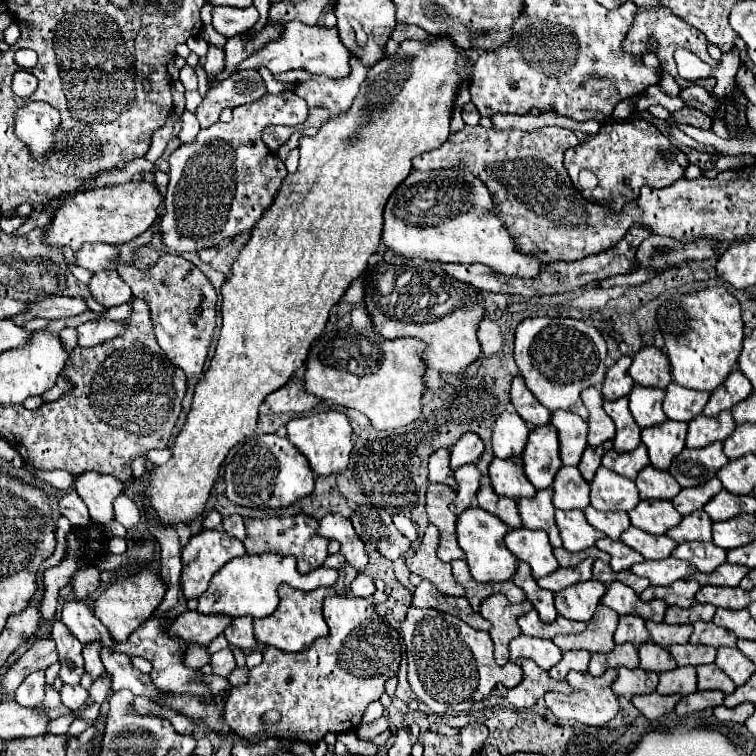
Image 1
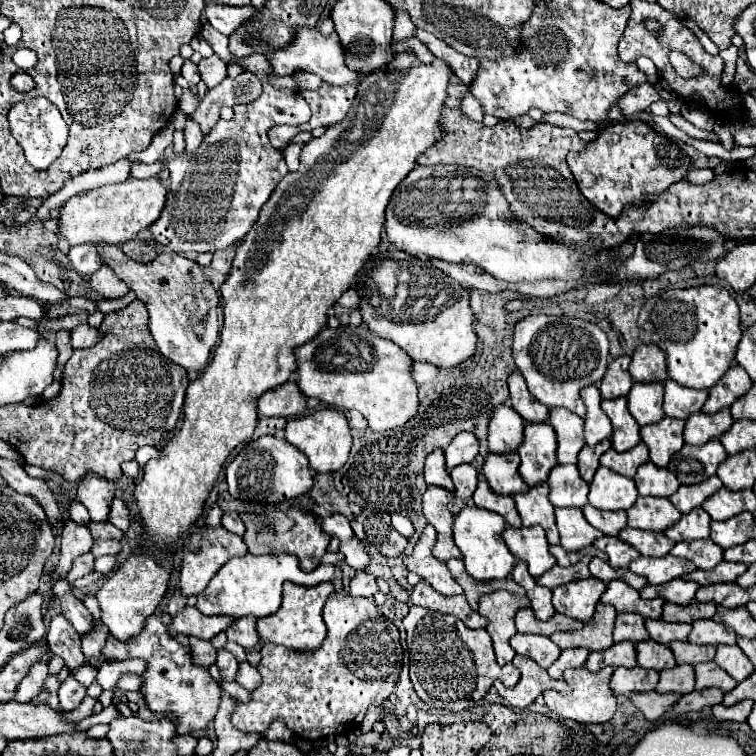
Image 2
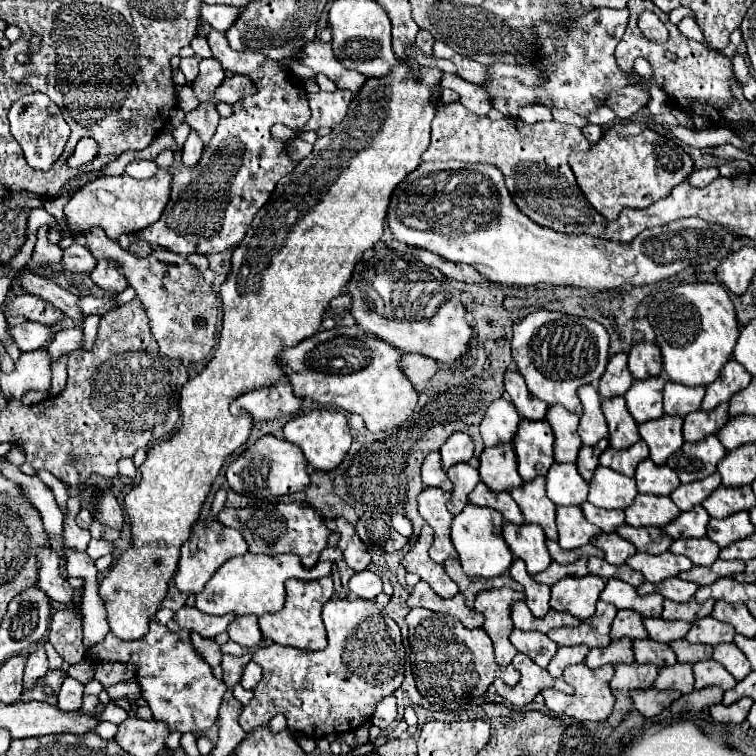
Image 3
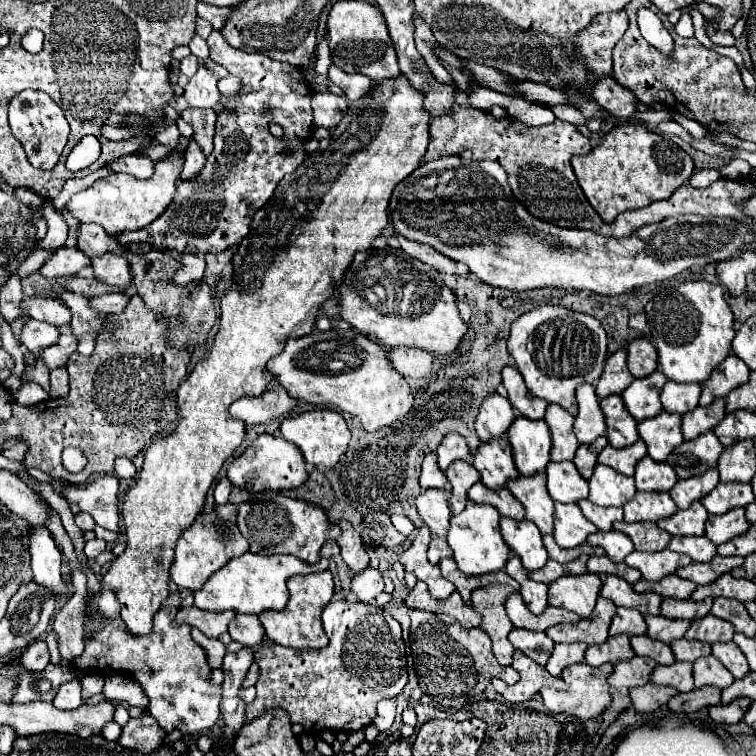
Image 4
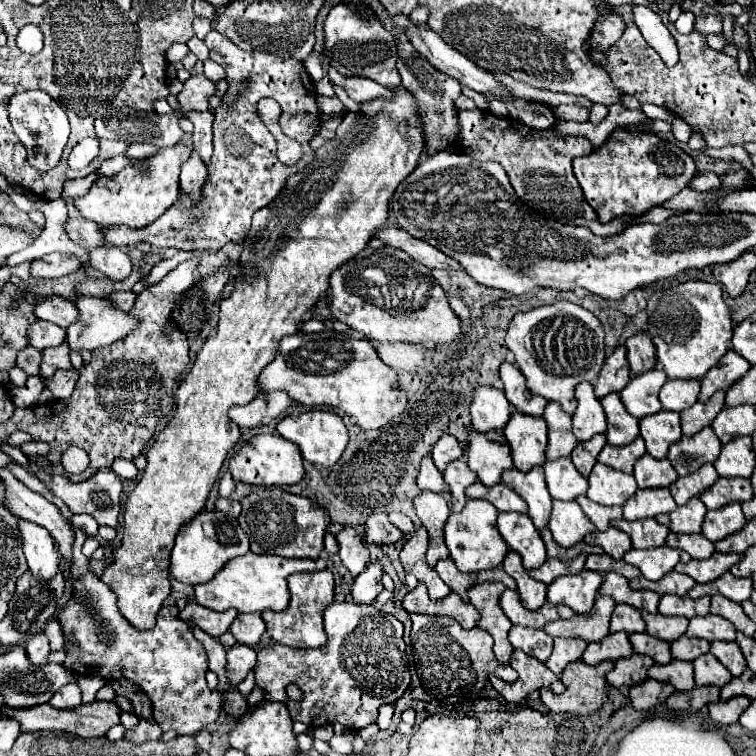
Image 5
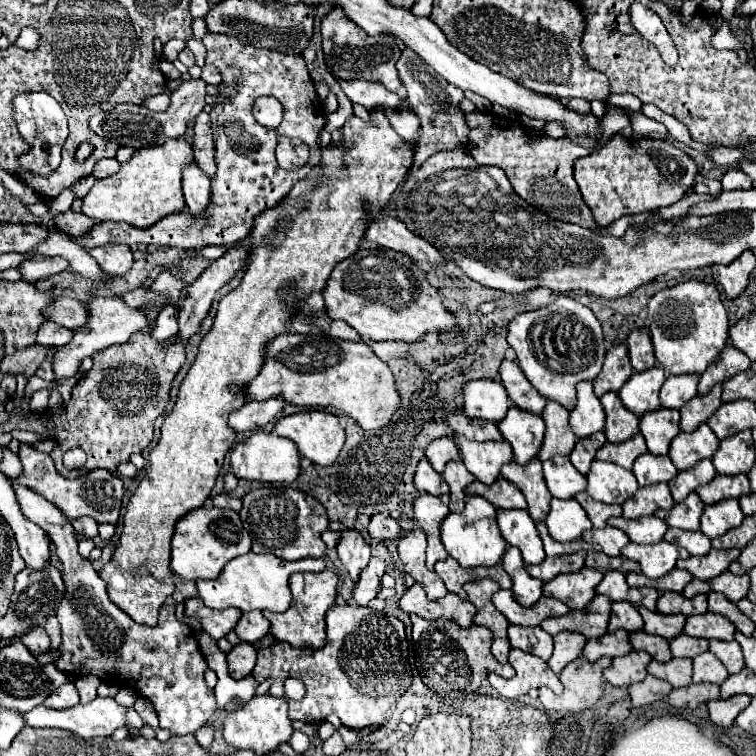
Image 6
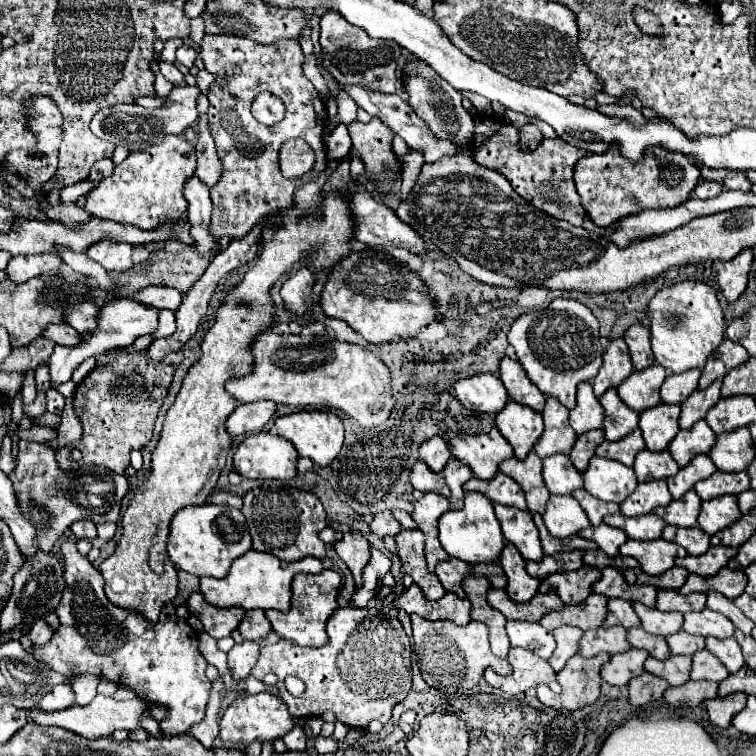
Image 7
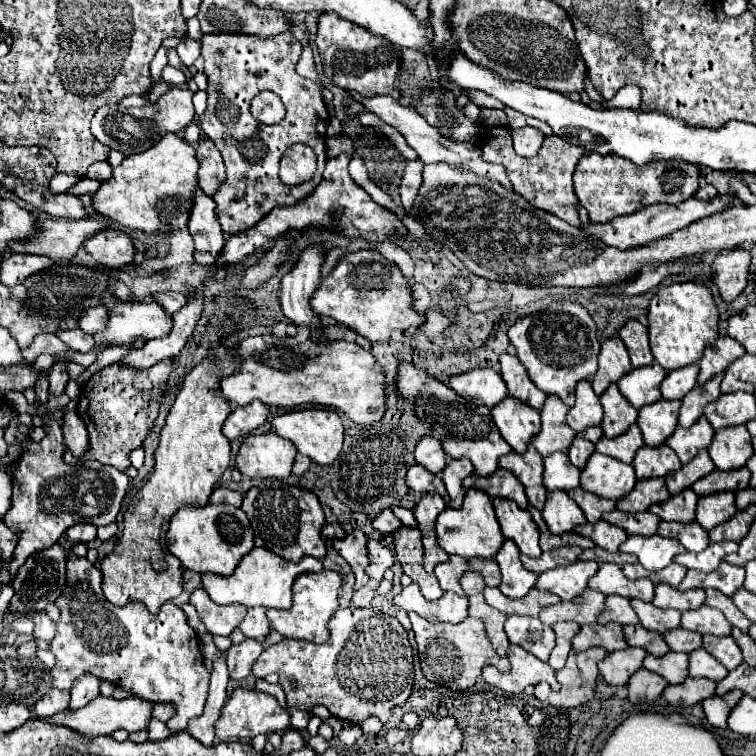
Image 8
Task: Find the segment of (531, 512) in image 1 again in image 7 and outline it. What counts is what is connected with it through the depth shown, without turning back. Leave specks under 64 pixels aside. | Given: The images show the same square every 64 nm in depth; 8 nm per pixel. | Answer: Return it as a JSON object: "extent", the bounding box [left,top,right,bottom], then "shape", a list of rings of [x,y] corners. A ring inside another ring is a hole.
{"extent":[500,452,550,514],"shape":[[[530,452],[526,460],[508,458],[506,462],[502,462],[500,472],[520,484],[520,488],[526,494],[530,512],[544,514],[550,492],[546,490],[546,484],[542,480],[542,460],[534,452]]]}

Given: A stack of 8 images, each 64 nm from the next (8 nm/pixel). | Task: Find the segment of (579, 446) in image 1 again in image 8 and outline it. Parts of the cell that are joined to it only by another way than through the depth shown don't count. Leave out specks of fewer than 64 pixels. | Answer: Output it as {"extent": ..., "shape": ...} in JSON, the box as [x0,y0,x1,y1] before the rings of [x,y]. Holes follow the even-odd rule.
{"extent":[532,396,576,456],"shape":[[[548,396],[540,414],[542,414],[542,428],[534,436],[532,446],[540,452],[540,456],[566,452],[576,436],[576,432],[566,424],[568,406],[558,396]]]}

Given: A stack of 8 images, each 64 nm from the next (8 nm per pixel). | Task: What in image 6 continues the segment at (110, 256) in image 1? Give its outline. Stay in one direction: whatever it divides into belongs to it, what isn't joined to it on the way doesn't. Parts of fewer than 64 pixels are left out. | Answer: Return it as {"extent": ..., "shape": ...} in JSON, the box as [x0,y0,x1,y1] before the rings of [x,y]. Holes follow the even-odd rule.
{"extent":[20,256,70,282],"shape":[[[34,256],[20,264],[20,272],[22,272],[22,278],[36,282],[40,278],[50,278],[54,274],[60,274],[68,266],[70,266],[68,260],[60,256]]]}

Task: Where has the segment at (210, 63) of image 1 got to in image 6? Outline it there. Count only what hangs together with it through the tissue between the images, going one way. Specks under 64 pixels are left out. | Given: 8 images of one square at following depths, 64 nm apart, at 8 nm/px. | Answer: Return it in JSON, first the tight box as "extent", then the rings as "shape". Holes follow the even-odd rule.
{"extent":[90,78,206,148],"shape":[[[202,78],[182,82],[178,90],[170,94],[170,108],[166,112],[152,112],[144,106],[134,104],[118,104],[110,112],[98,112],[90,118],[90,128],[106,138],[116,140],[120,146],[134,146],[134,148],[148,148],[148,146],[160,146],[168,138],[182,138],[186,132],[186,124],[192,122],[206,106],[206,82]]]}

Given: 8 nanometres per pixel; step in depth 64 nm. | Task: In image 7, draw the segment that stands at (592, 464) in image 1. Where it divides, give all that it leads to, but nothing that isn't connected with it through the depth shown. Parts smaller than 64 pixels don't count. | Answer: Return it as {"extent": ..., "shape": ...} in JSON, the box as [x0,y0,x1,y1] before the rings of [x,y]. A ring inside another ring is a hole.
{"extent":[570,430,604,472],"shape":[[[592,430],[592,432],[586,432],[586,434],[578,436],[578,440],[576,440],[576,444],[570,452],[570,460],[576,466],[576,470],[584,472],[588,468],[588,462],[594,456],[596,446],[600,446],[602,442],[604,442],[604,432],[602,430]]]}

